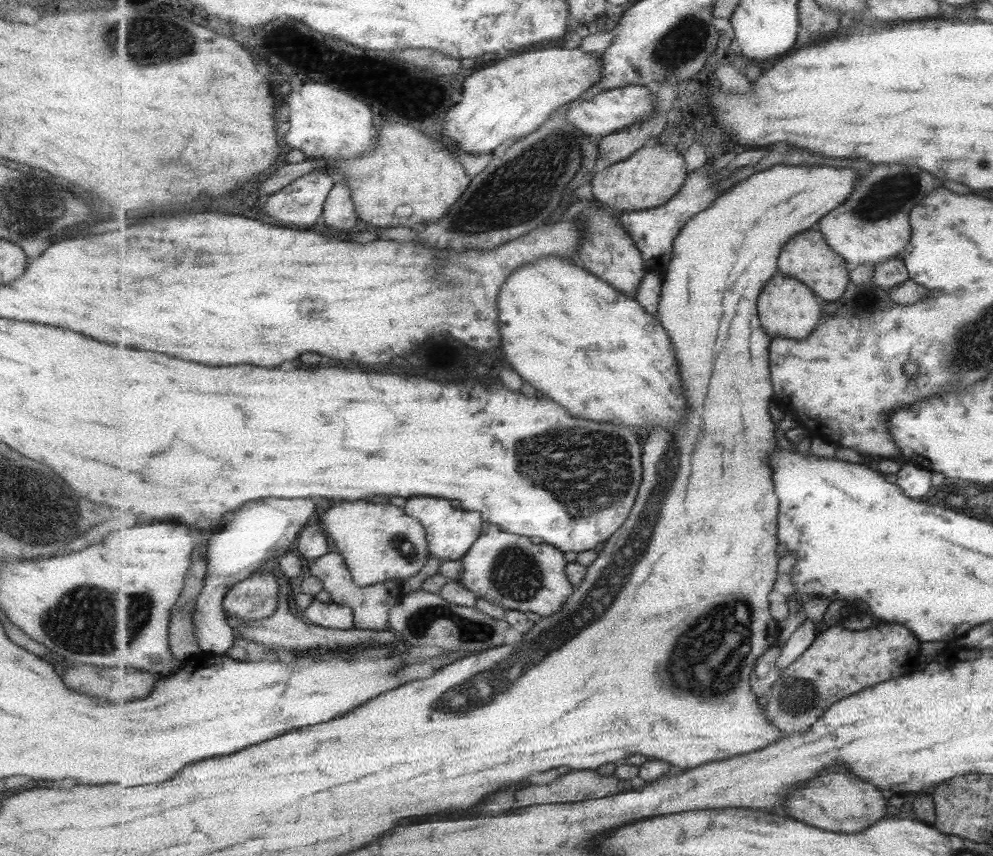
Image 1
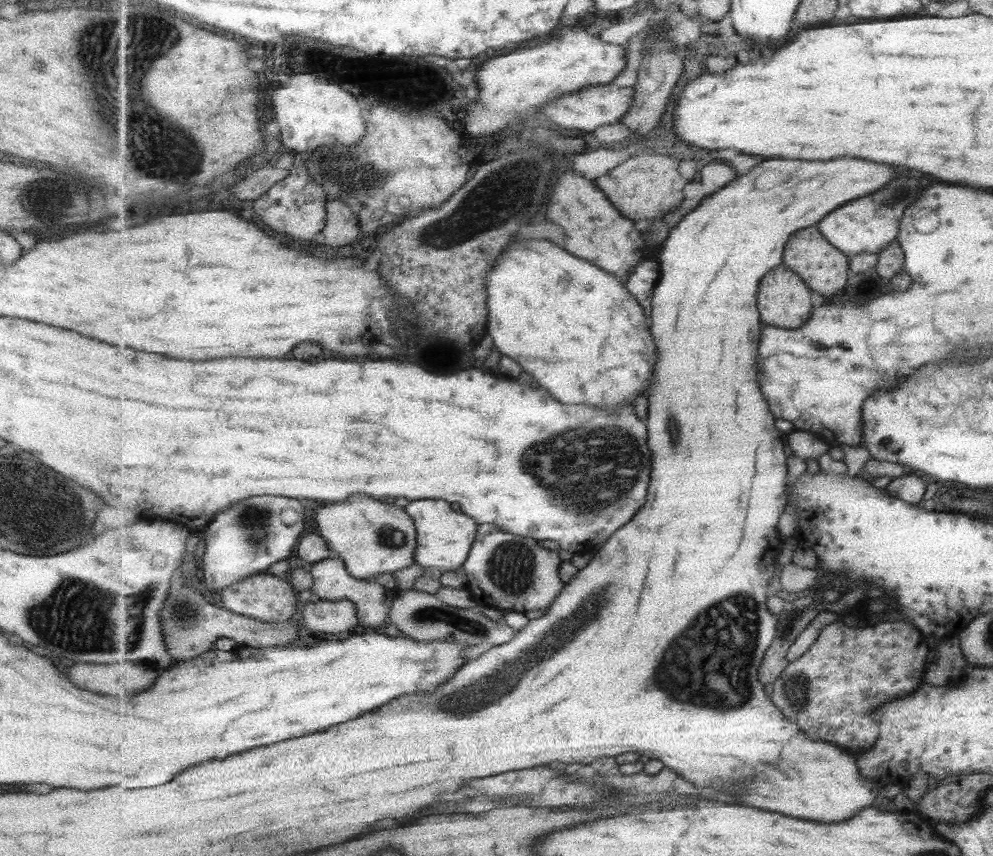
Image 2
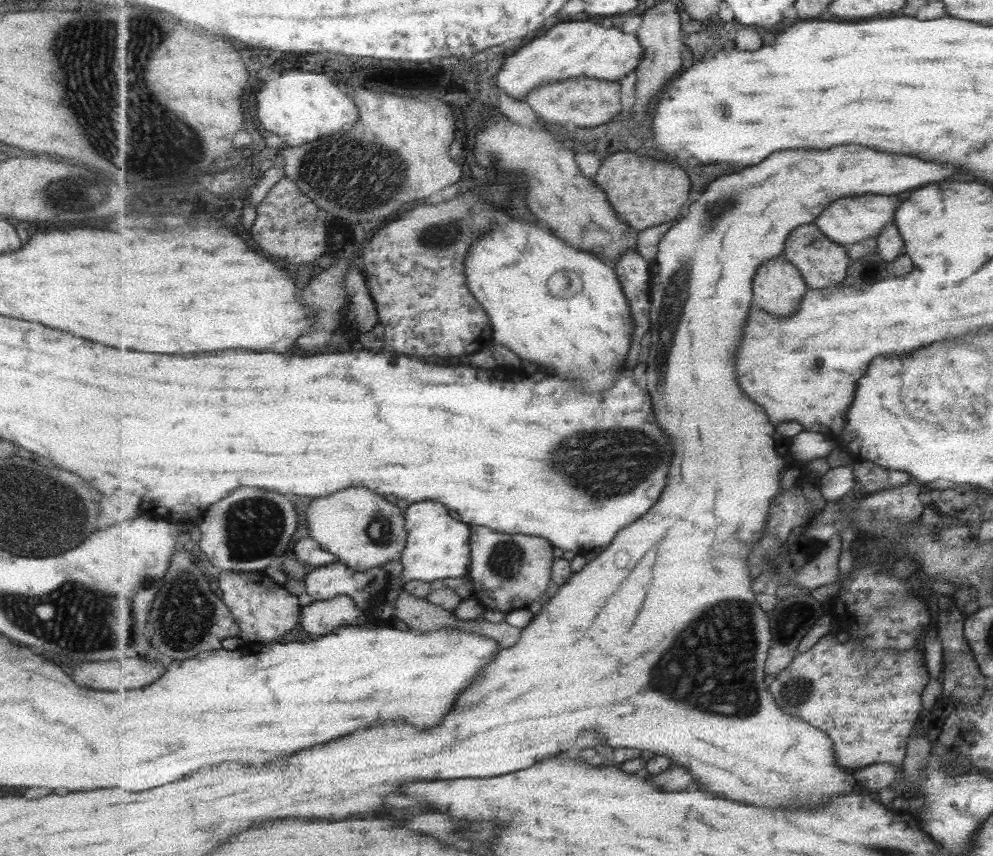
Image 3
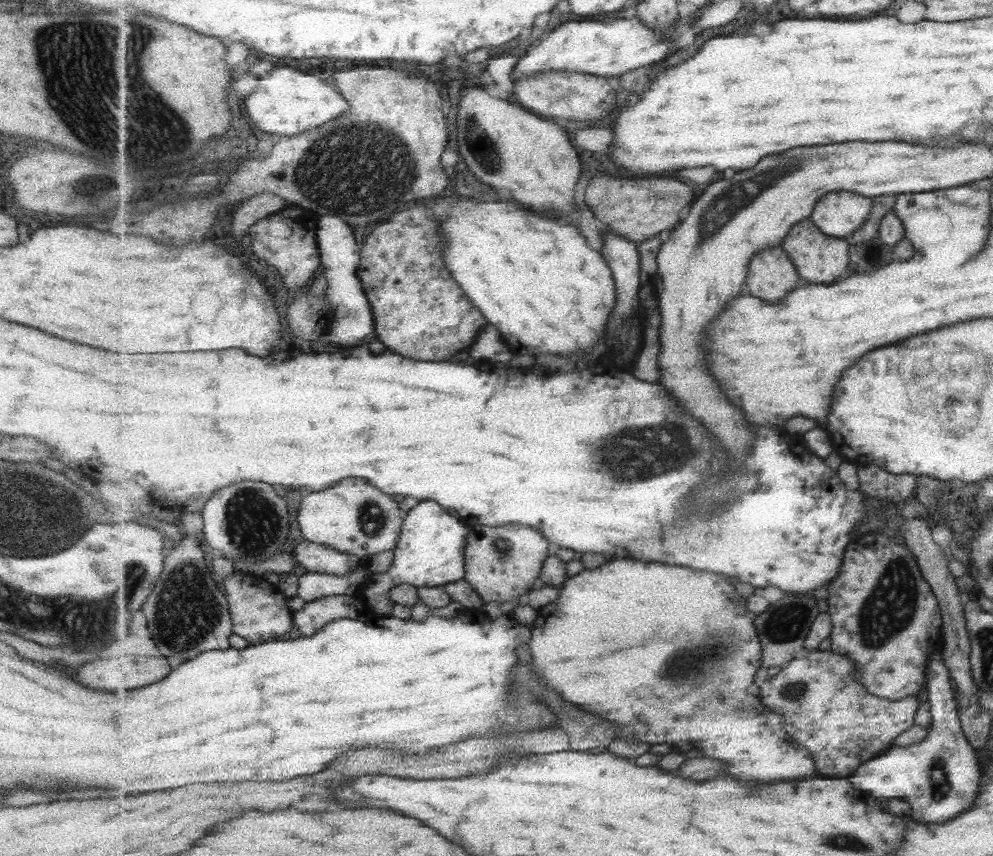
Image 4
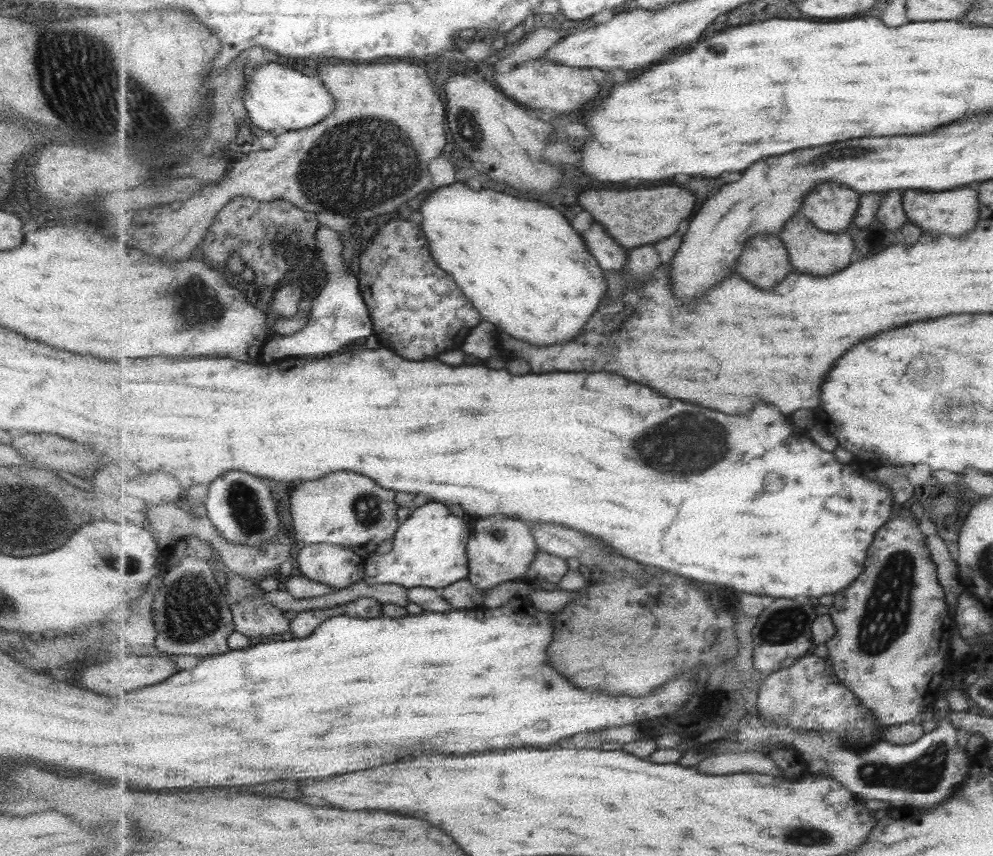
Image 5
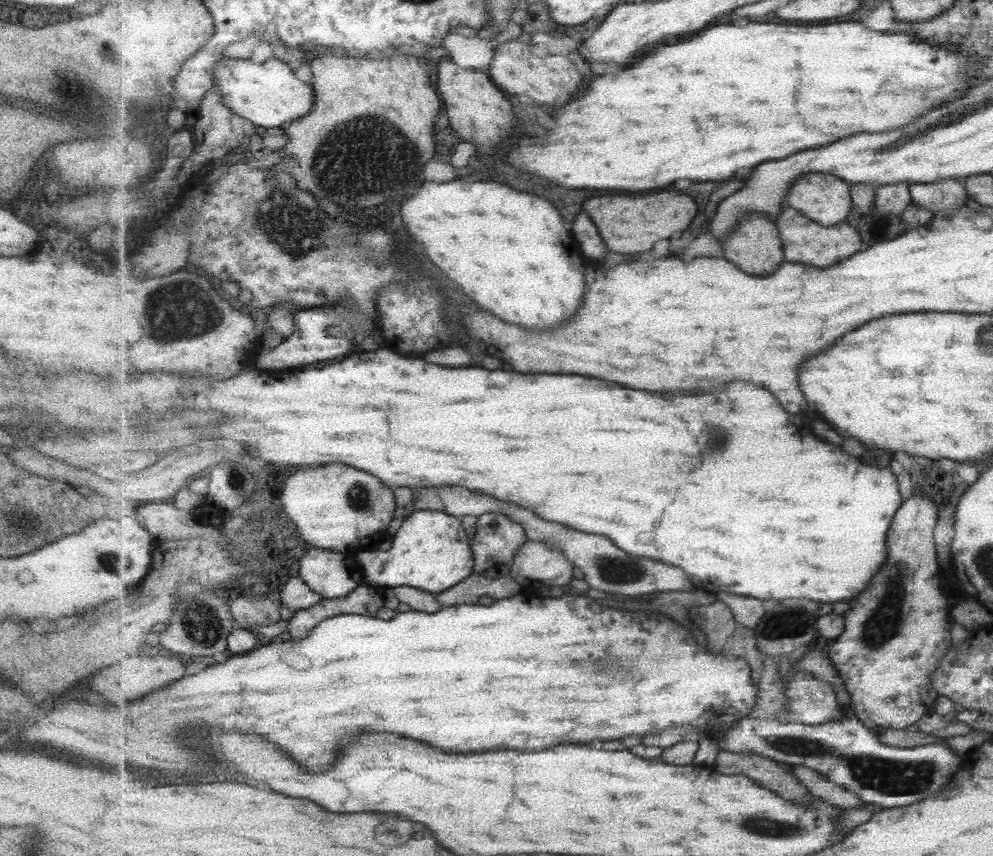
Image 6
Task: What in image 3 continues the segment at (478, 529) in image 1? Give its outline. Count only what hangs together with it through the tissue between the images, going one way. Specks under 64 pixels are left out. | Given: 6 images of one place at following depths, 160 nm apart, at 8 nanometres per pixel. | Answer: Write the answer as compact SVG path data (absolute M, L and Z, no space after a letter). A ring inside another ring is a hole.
M417 502L406 508L408 545L402 556L404 570L401 579L389 581L389 592L384 594L373 610L372 619L385 623L394 619L396 600L409 580L445 580L461 578L469 574L472 566L471 525L451 516L448 506L439 502Z

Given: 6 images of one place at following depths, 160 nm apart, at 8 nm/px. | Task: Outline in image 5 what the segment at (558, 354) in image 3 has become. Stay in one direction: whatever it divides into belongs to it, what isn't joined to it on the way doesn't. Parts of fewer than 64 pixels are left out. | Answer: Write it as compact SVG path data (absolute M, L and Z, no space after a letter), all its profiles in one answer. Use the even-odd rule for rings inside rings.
M453 184L441 188L423 206L423 228L431 240L433 256L437 264L455 276L467 298L475 300L481 316L513 338L531 342L535 346L551 346L563 340L575 340L589 318L597 314L605 294L607 278L595 256L589 252L583 236L579 236L571 222L555 208L539 202L519 200L515 196L483 190L475 192L465 184Z

